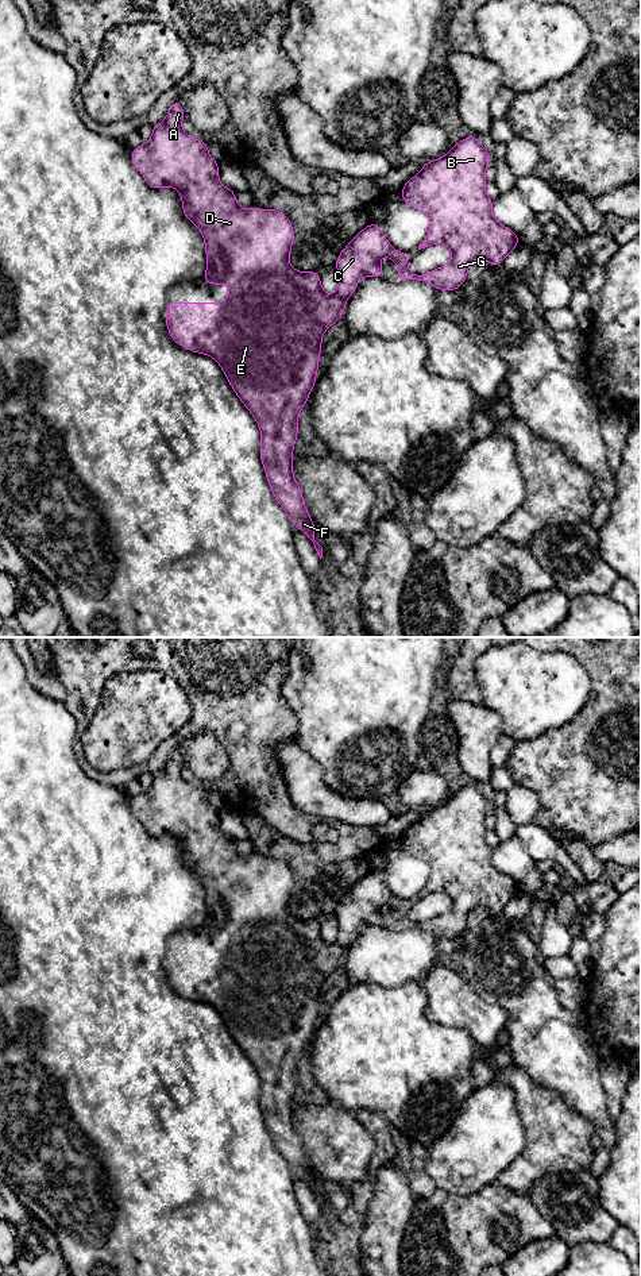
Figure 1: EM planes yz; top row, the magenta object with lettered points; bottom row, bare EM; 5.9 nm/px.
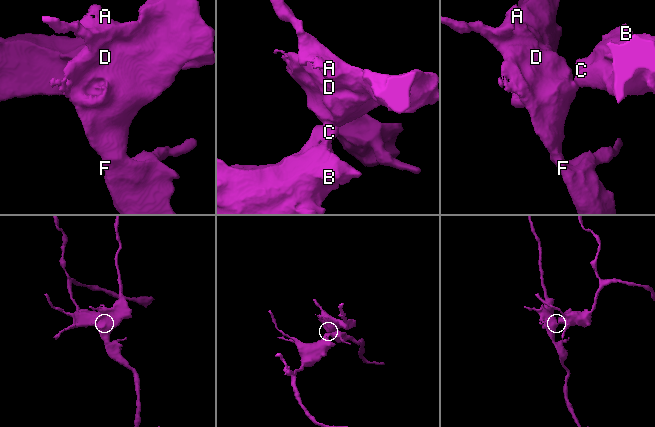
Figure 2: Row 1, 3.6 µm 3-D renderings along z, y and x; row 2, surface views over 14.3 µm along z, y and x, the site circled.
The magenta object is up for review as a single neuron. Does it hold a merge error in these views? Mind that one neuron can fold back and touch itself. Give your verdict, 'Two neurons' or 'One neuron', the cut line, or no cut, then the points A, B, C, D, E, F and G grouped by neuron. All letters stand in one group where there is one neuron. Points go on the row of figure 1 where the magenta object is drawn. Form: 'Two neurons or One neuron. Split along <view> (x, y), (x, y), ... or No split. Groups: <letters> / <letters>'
Two neurons. Split along yz (336, 293), (344, 301). Groups: A D E F / B C G

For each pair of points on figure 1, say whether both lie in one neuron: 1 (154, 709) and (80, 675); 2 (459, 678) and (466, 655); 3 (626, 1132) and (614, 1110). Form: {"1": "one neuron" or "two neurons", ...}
{"1": "two neurons", "2": "one neuron", "3": "two neurons"}

